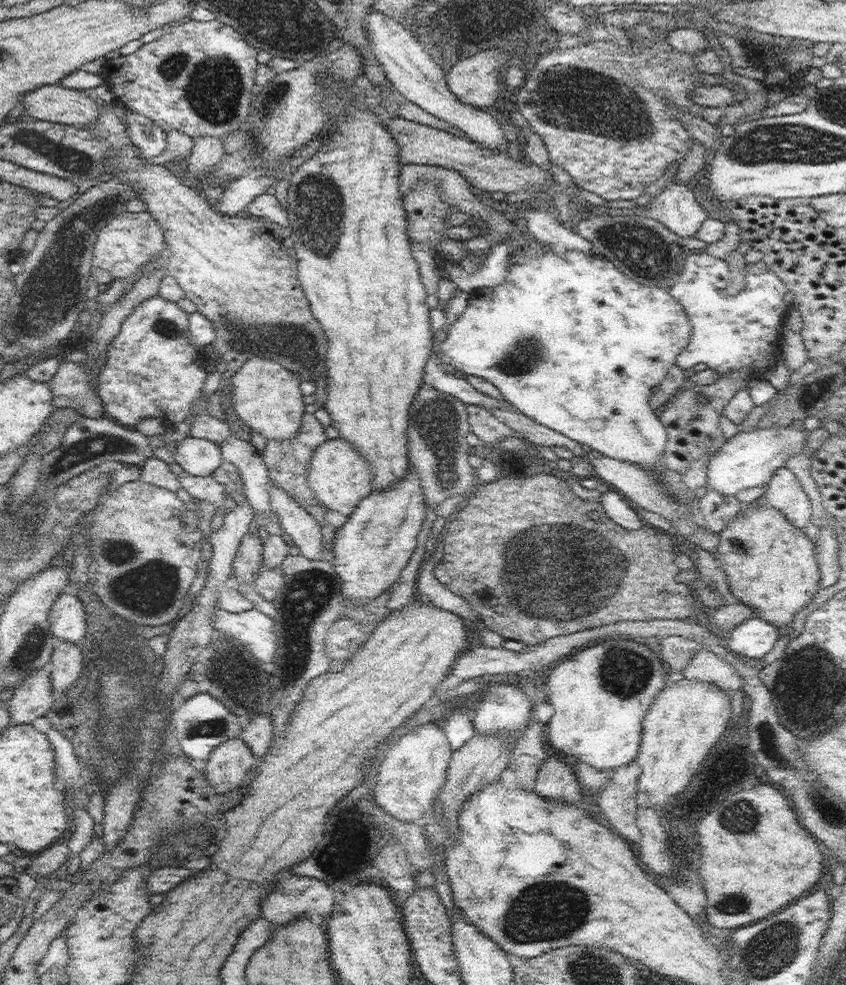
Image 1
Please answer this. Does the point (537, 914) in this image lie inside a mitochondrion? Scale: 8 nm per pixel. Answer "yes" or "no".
yes

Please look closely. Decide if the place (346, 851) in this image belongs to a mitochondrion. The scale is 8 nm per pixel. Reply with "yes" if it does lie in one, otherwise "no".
yes

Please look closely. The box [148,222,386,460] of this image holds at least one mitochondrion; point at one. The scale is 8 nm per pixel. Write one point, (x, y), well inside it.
(295, 340)

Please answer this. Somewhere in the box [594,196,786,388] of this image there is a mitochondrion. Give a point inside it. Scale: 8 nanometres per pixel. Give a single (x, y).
(636, 250)

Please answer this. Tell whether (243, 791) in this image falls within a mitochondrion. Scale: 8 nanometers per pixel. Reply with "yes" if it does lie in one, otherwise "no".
no

